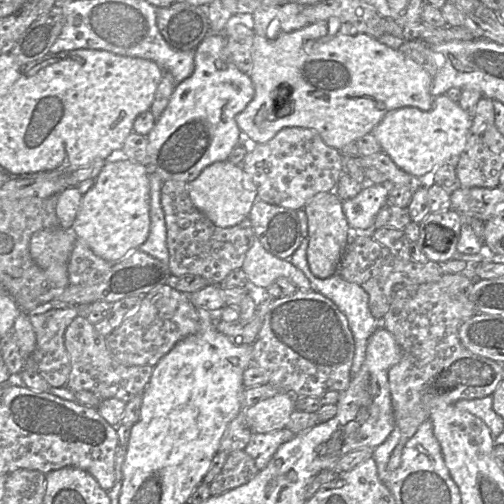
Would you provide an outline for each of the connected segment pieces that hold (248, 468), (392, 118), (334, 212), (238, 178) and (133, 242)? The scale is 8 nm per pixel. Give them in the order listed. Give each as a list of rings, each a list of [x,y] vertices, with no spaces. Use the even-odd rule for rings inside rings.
[[[244,450],[228,455],[219,474],[209,484],[211,496],[223,494],[246,484],[259,472],[254,460]]]
[[[446,94],[436,96],[429,111],[402,107],[389,111],[371,134],[394,163],[403,171],[421,177],[443,163],[453,162],[463,152],[472,125],[471,116]]]
[[[319,192],[304,206],[308,219],[307,261],[311,272],[324,279],[335,274],[352,236],[351,228],[342,209],[342,200],[332,192]]]
[[[229,161],[215,162],[207,166],[199,176],[187,183],[193,205],[214,225],[228,228],[237,225],[248,217],[257,199],[257,189],[251,175],[245,173],[241,165]]]
[[[122,156],[116,161],[107,161],[95,179],[95,183],[82,196],[77,217],[70,229],[72,234],[83,240],[99,257],[115,263],[142,245],[150,231],[150,184],[147,167]]]

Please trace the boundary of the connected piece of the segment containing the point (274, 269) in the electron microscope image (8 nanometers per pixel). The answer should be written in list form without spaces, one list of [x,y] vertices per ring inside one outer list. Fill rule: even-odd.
[[[255,237],[252,246],[246,253],[242,270],[247,275],[249,283],[256,287],[267,288],[277,278],[289,279],[298,289],[313,290],[304,273],[284,260],[267,252],[261,242]]]

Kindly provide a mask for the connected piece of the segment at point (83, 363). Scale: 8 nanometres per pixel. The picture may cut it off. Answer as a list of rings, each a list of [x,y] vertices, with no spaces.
[[[77,316],[66,328],[64,343],[71,363],[66,387],[72,392],[89,391],[101,400],[117,398],[125,403],[143,394],[153,373],[153,366],[125,366],[118,362],[106,344],[106,337],[99,334],[86,317]]]

